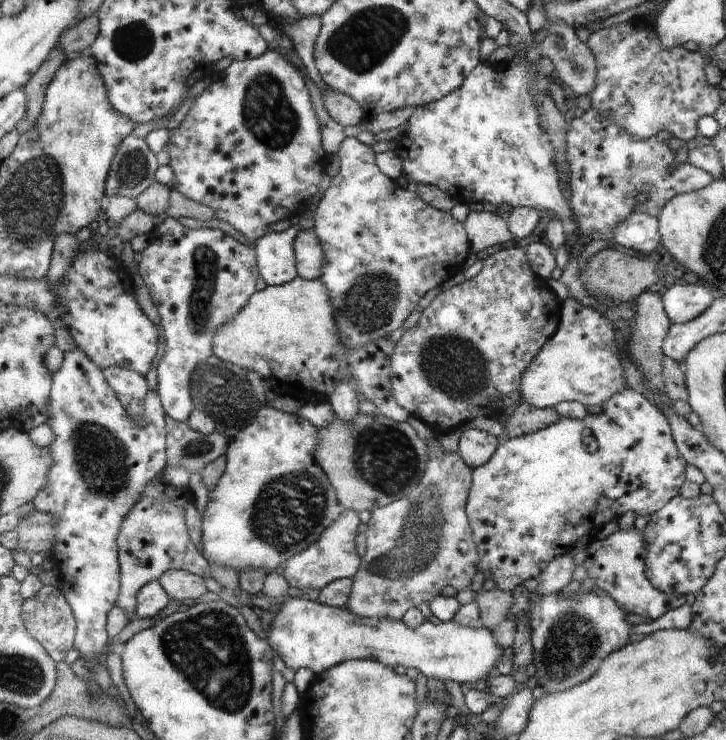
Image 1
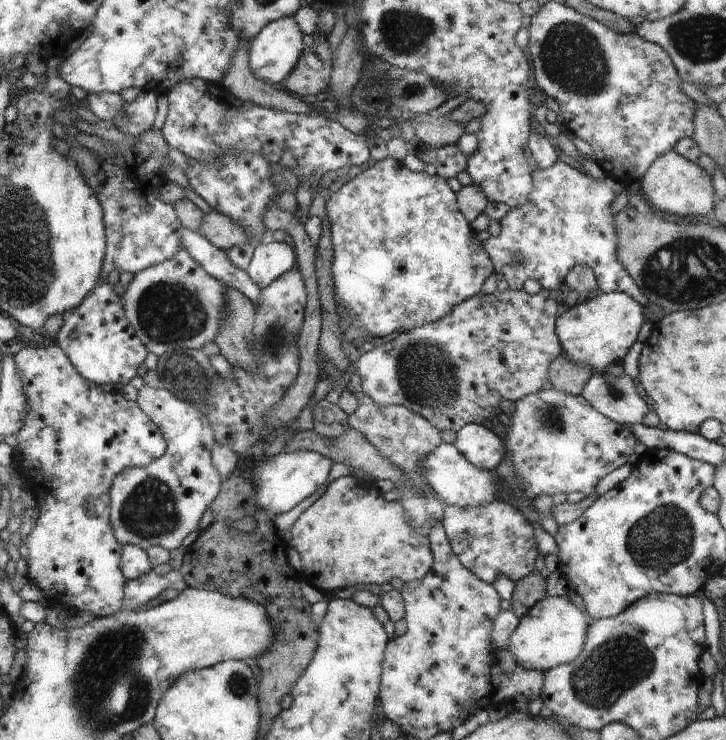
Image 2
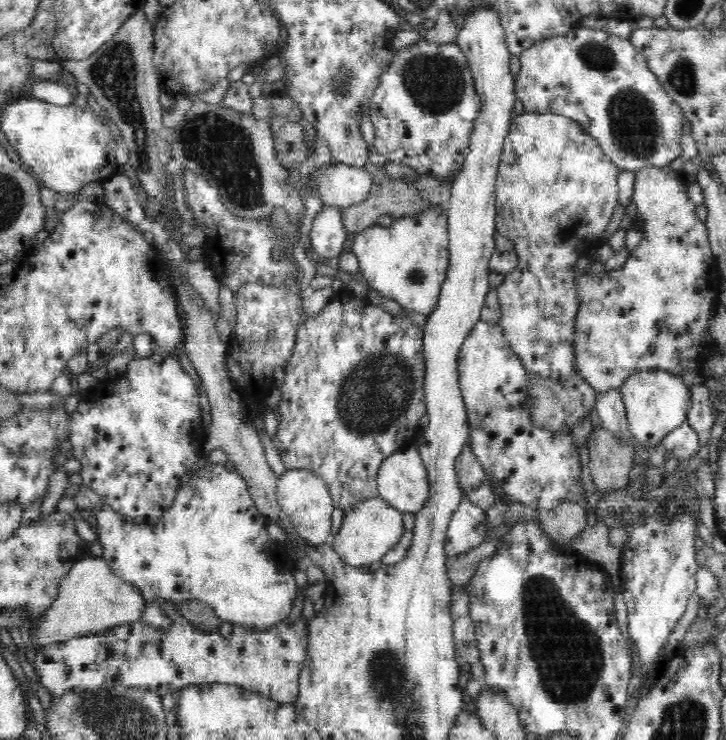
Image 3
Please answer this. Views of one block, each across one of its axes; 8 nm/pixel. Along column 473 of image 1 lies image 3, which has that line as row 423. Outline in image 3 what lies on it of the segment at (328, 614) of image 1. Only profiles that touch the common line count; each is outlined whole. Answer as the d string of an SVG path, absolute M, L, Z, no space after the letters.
M644 370L644 373L632 374L619 389L632 439L645 447L656 446L668 433L687 422L690 390L682 379L675 375L665 374L660 370Z

